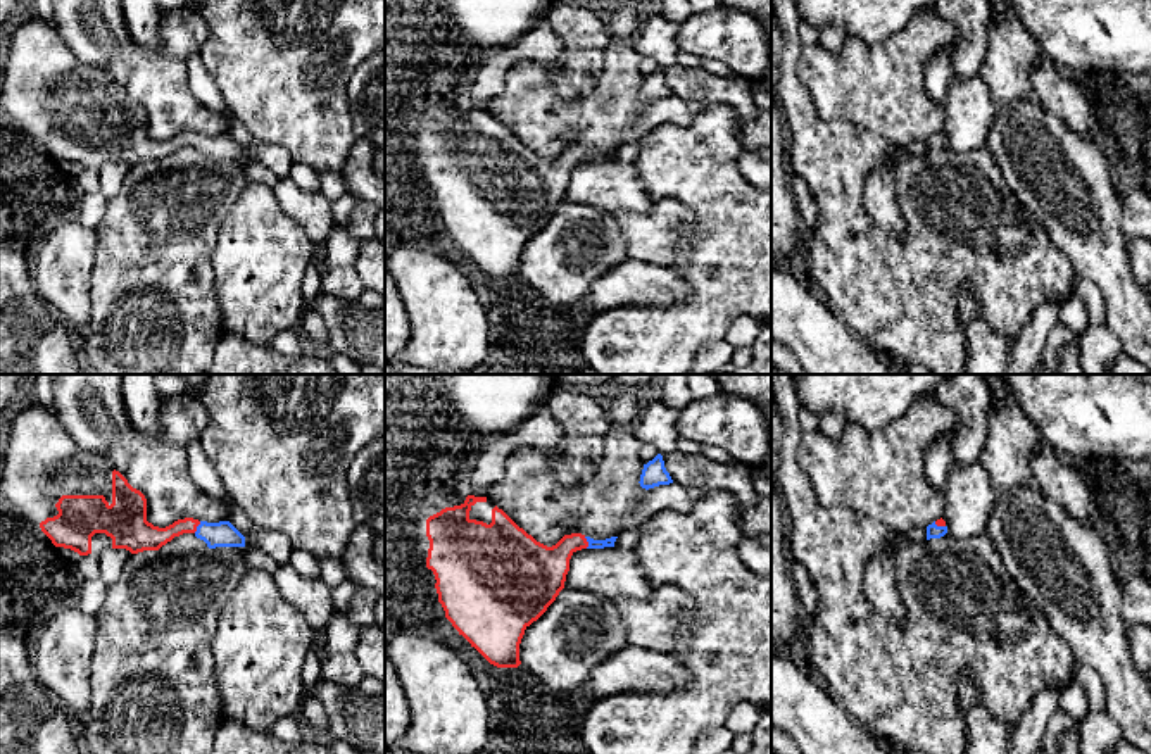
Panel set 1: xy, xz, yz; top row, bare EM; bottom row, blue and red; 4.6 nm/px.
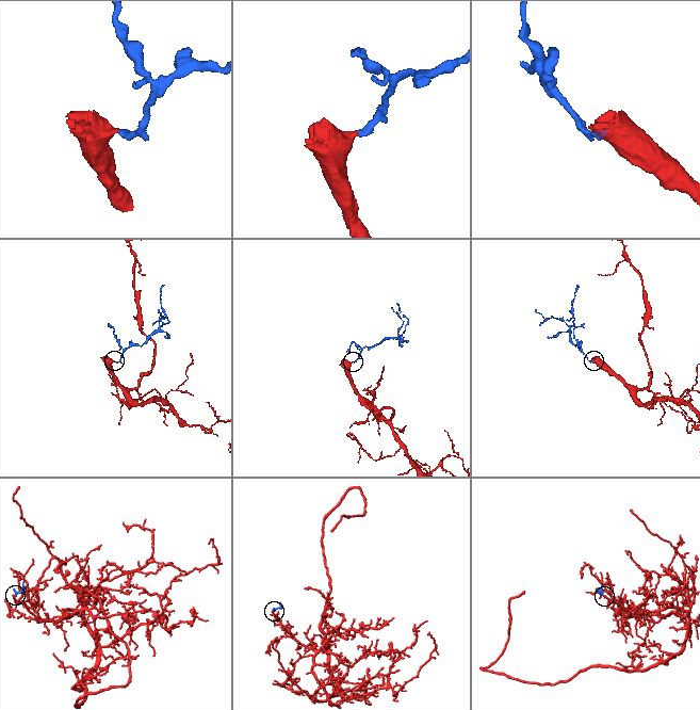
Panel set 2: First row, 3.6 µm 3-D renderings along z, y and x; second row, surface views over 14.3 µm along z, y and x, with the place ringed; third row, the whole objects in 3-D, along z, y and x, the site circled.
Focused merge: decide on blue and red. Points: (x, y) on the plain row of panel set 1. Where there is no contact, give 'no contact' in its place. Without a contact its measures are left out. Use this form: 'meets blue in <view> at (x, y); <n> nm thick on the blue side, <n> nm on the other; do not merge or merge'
meets blue in xy at (197, 140); 120 nm thick on the blue side, 130 nm on the other; merge

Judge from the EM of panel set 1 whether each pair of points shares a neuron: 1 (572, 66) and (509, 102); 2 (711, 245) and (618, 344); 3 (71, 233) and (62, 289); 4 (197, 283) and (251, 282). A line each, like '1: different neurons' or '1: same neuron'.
1: different neurons
2: same neuron
3: same neuron
4: different neurons

